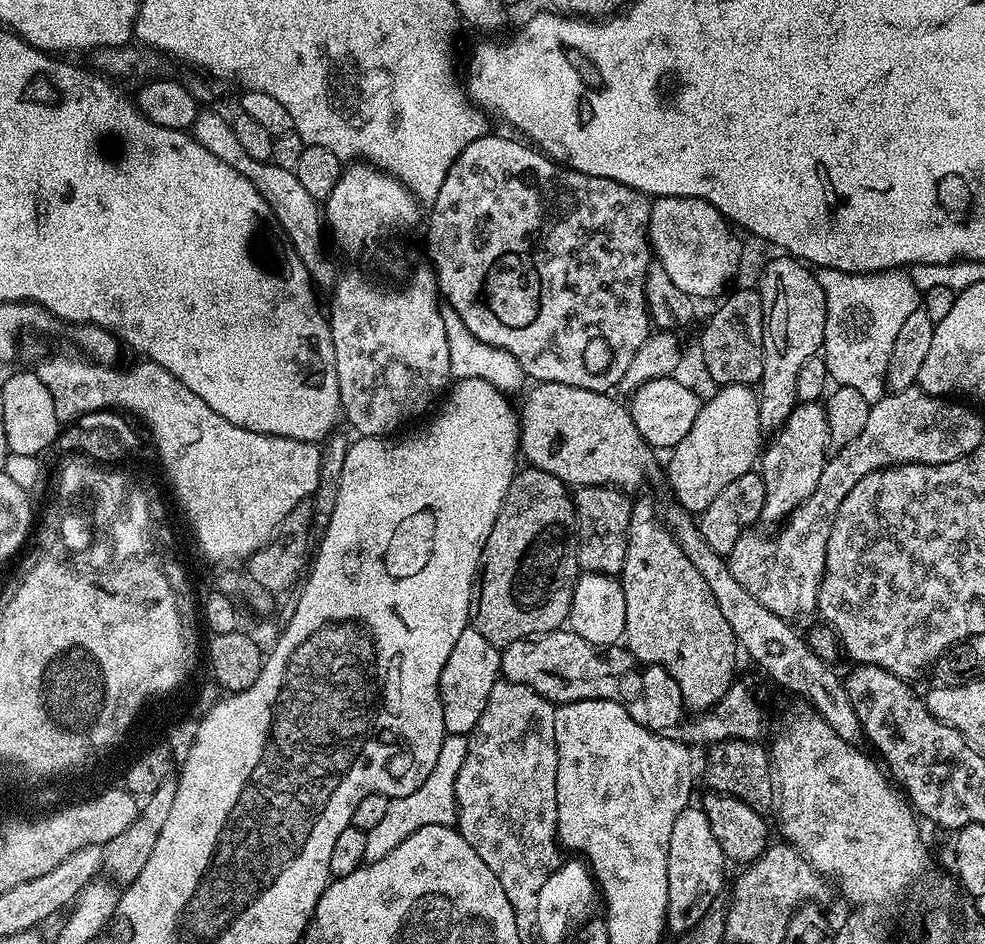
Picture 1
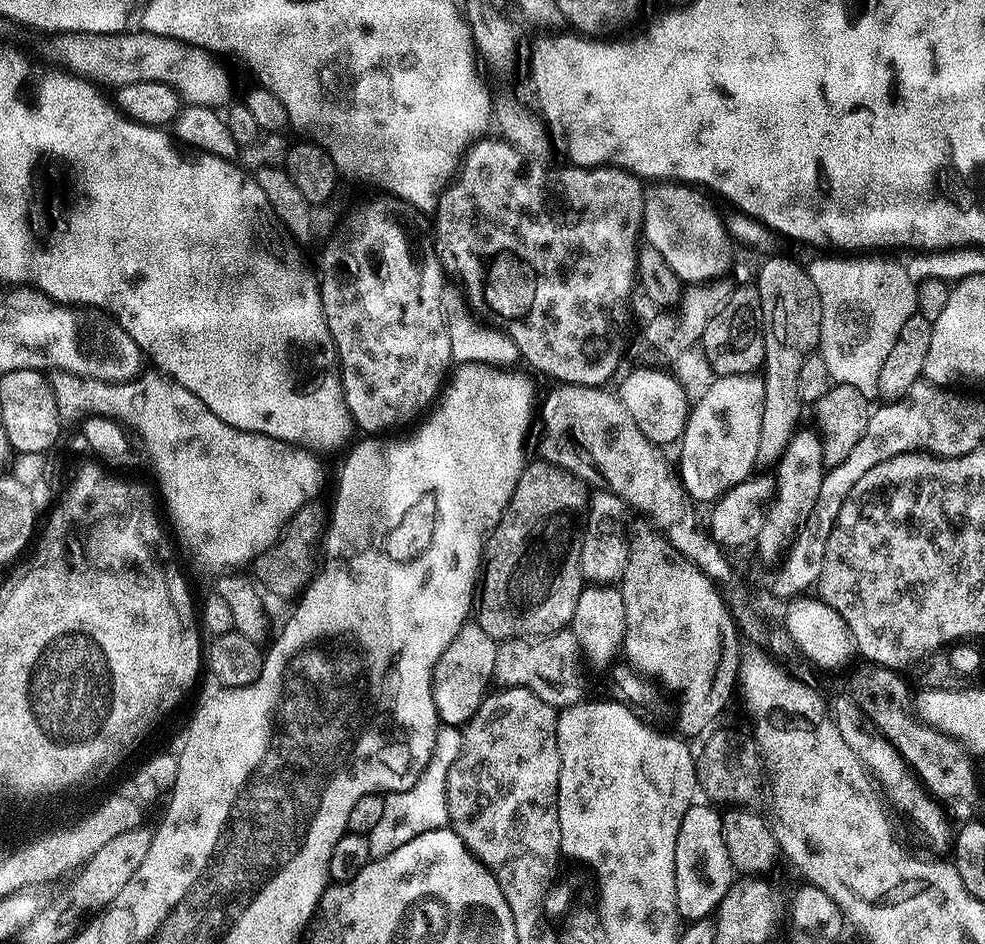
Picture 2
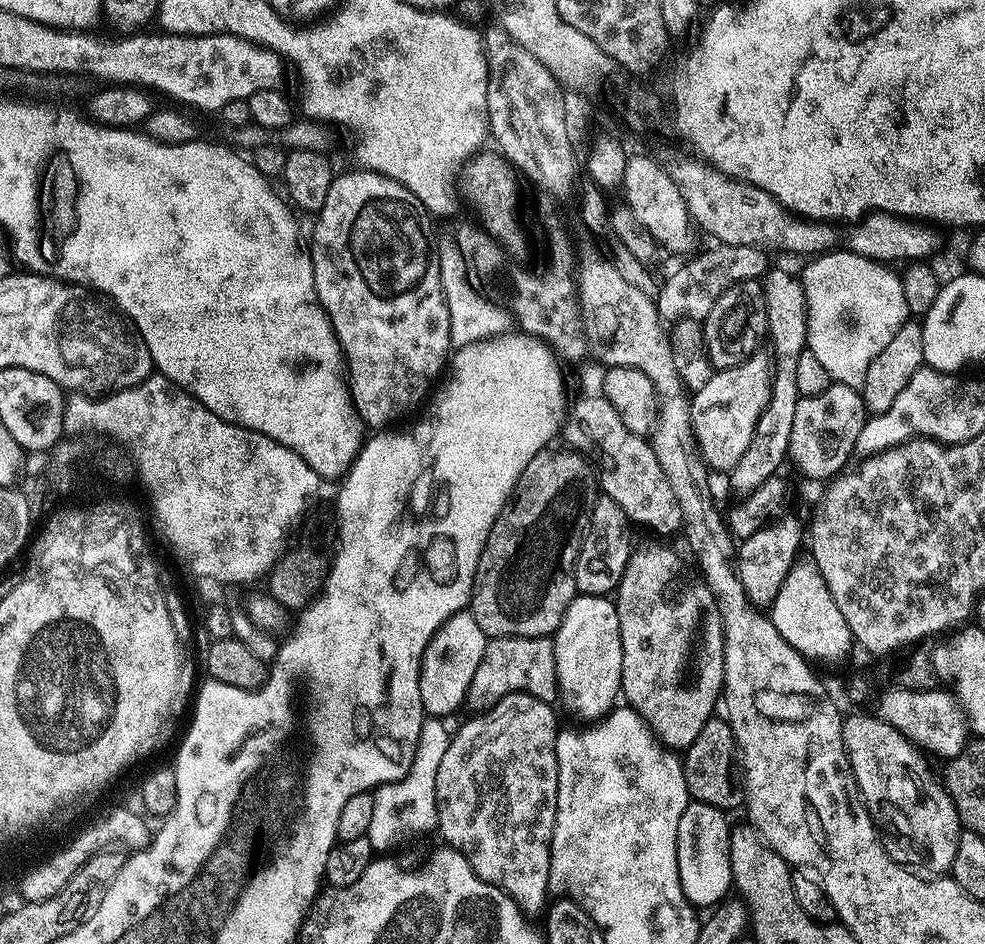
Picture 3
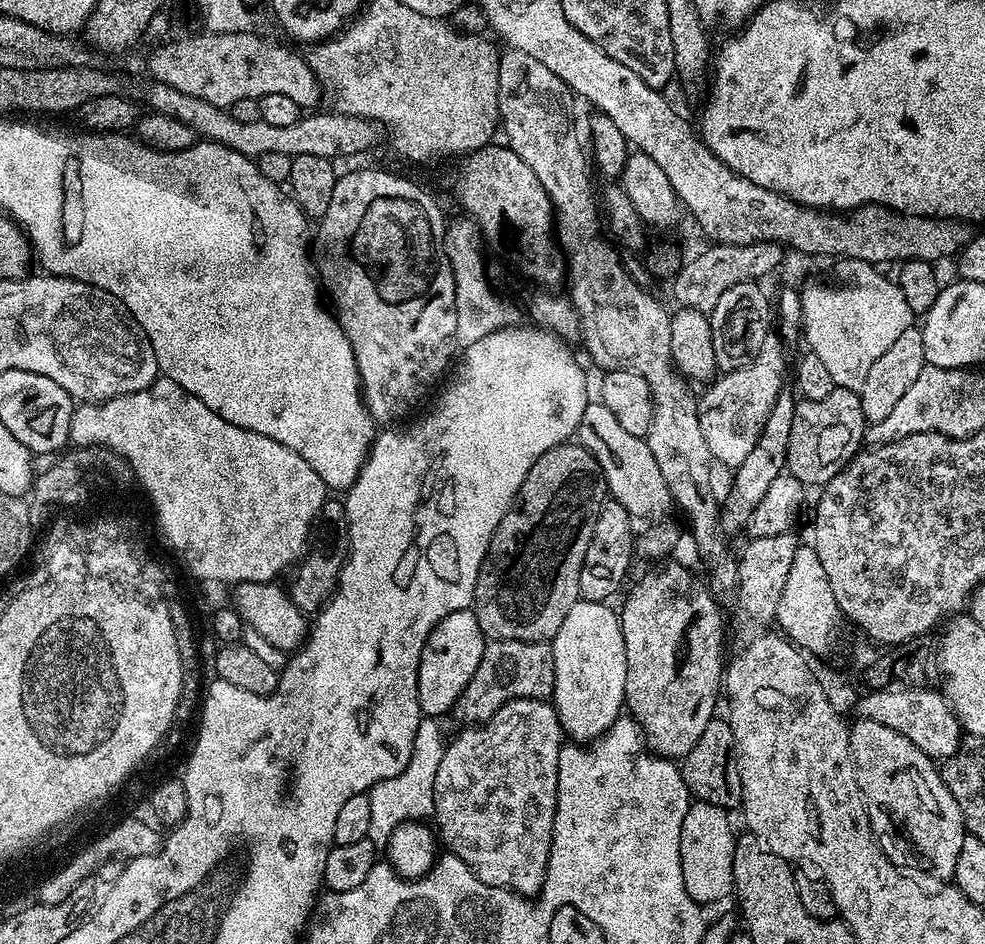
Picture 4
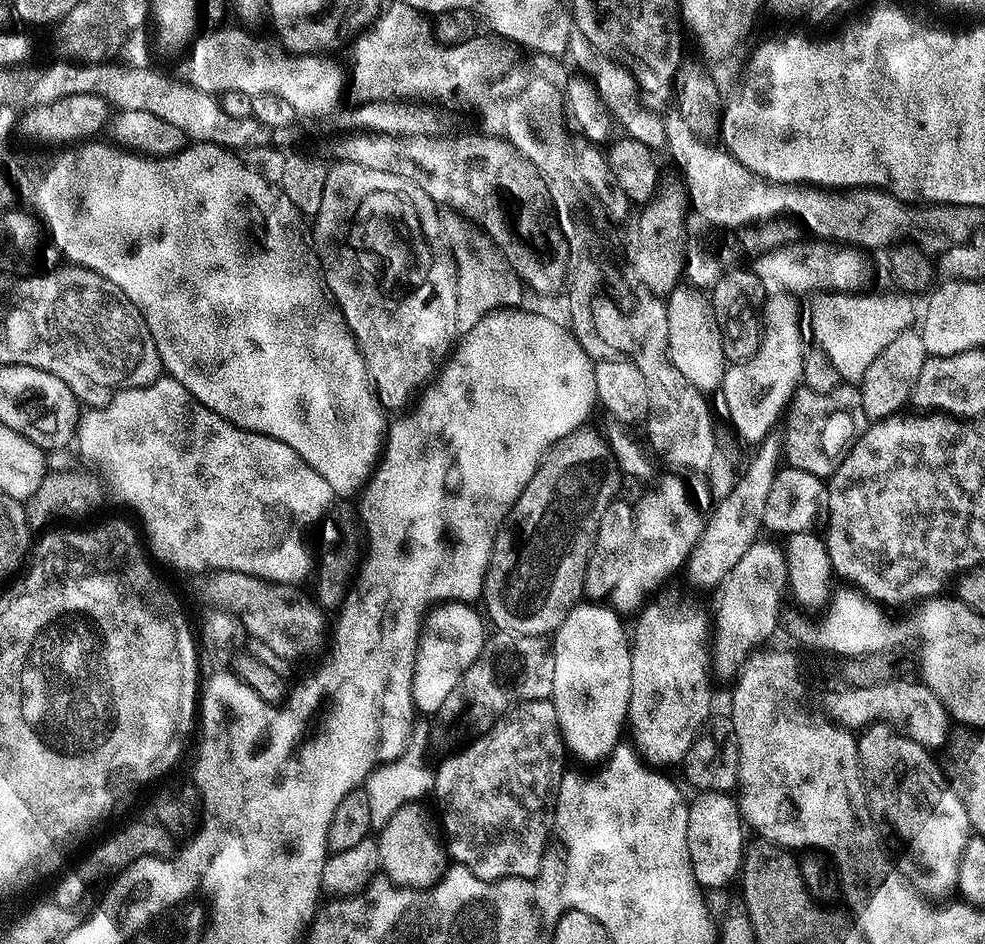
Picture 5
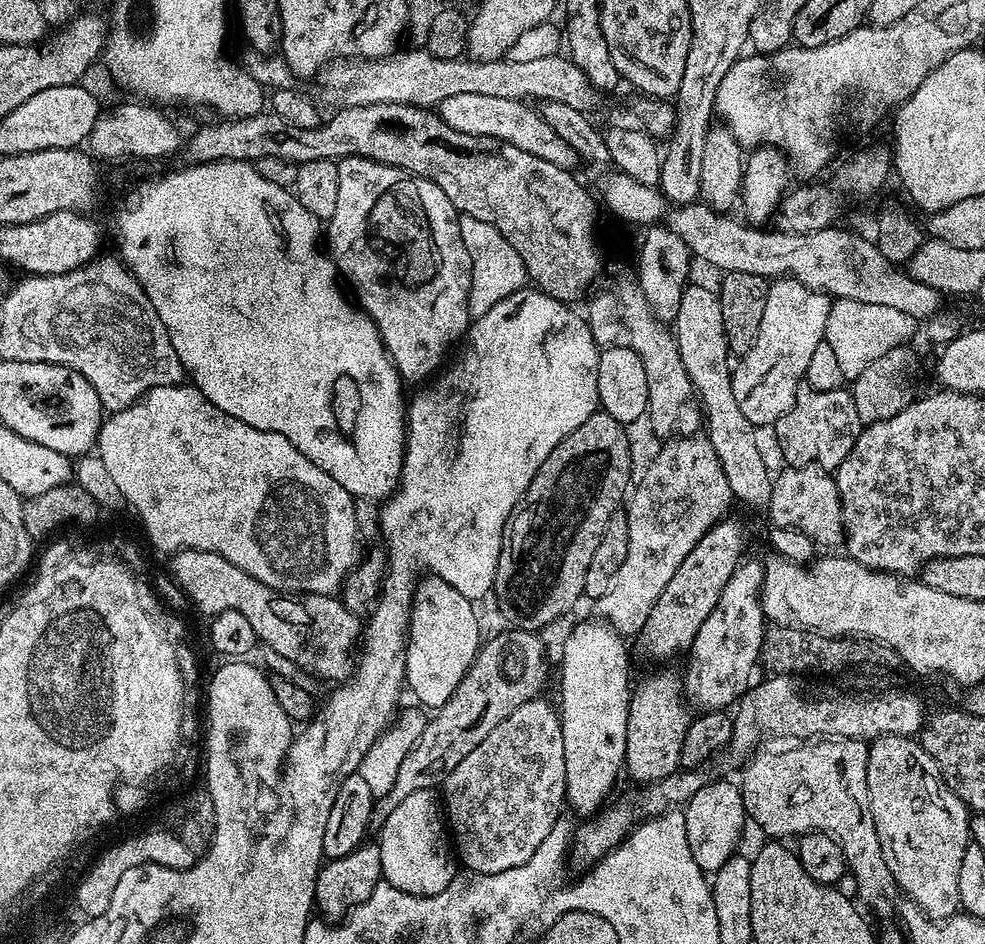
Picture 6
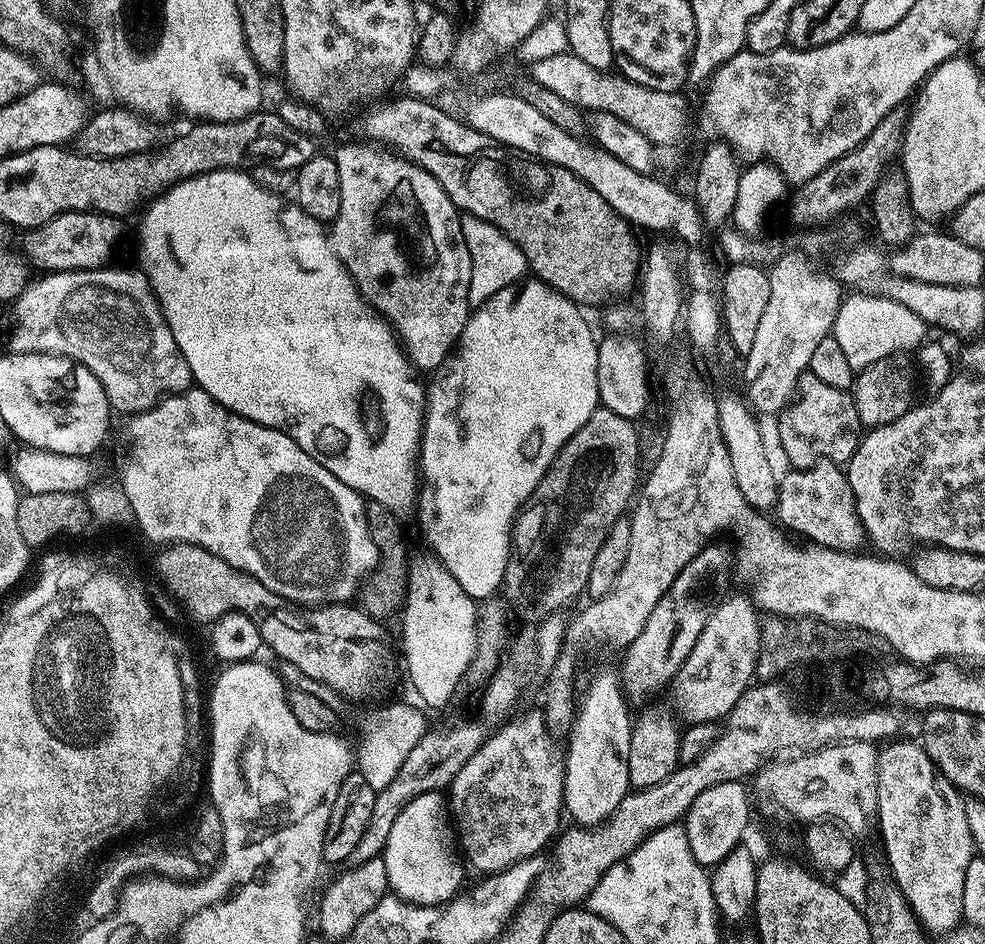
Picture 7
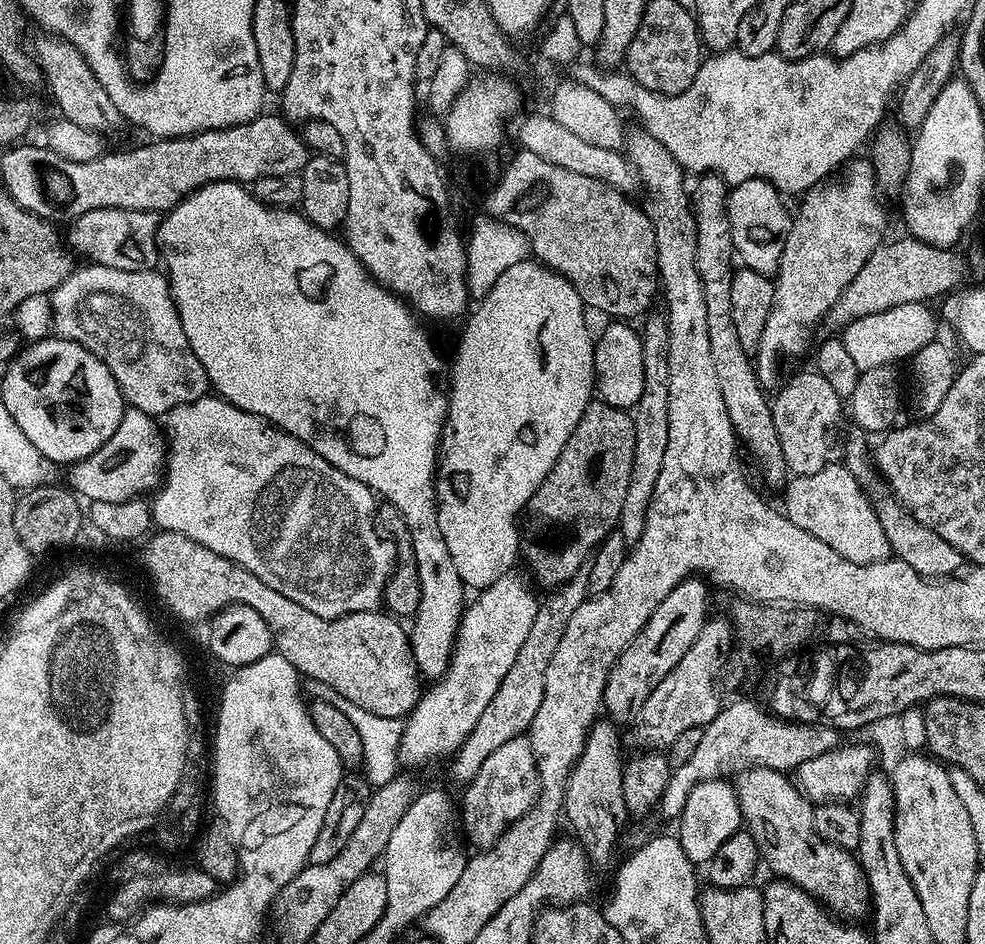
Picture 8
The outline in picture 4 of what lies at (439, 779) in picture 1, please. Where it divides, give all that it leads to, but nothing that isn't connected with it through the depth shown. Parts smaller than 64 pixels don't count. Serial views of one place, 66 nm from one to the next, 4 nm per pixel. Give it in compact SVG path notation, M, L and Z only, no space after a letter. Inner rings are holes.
M421 719L416 737L412 743L412 757L408 765L396 776L373 784L367 793L370 798L370 830L368 839L377 846L387 845L392 832L404 821L415 821L432 812L432 787L438 774L438 762L442 762L442 754L446 747L440 741L440 728L435 719Z

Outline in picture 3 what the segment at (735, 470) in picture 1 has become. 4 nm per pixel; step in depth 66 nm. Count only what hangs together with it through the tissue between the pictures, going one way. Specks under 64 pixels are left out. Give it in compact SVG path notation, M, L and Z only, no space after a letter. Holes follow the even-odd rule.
M767 351L756 352L746 362L733 368L722 368L713 371L709 382L702 389L694 393L690 400L692 413L692 434L698 456L705 460L712 468L724 474L731 473L732 468L738 466L742 454L746 454L746 446L750 446L750 438L754 438L754 426L758 426L758 418L762 410L766 410L766 402L770 402L772 393L772 368Z

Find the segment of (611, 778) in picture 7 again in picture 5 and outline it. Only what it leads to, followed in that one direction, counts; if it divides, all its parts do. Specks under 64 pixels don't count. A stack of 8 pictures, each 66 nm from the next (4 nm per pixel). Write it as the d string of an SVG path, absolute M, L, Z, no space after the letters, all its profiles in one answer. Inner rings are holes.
M581 602L575 608L570 610L570 614L562 622L562 626L557 628L554 633L554 639L551 641L550 647L552 649L552 657L554 658L554 690L551 694L551 702L554 710L558 714L558 726L560 733L564 739L564 747L569 753L572 752L580 760L585 760L588 764L599 765L611 756L617 744L621 743L622 736L619 736L620 731L625 731L626 721L628 719L628 707L630 706L630 658L632 657L632 649L630 647L630 636L626 631L624 632L624 624L622 621L621 613L617 612L611 606L605 606L600 602Z

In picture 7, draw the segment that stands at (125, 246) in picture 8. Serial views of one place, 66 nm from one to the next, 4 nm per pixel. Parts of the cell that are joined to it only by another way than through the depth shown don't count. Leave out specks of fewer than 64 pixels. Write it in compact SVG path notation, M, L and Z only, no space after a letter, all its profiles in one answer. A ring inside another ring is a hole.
M70 211L54 217L27 233L27 257L44 272L70 272L82 269L100 269L110 263L111 249L122 236L123 221L102 212Z

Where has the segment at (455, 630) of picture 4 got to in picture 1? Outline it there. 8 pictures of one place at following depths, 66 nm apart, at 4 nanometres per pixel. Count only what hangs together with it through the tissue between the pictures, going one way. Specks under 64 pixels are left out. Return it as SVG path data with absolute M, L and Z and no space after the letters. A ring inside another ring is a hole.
M474 627L464 628L462 634L458 634L458 642L454 642L454 648L450 650L450 656L446 658L440 674L440 701L444 711L445 733L468 736L476 727L482 710L486 710L488 695L501 675L500 653L501 649L486 642L486 638L482 638L482 634L478 634Z

